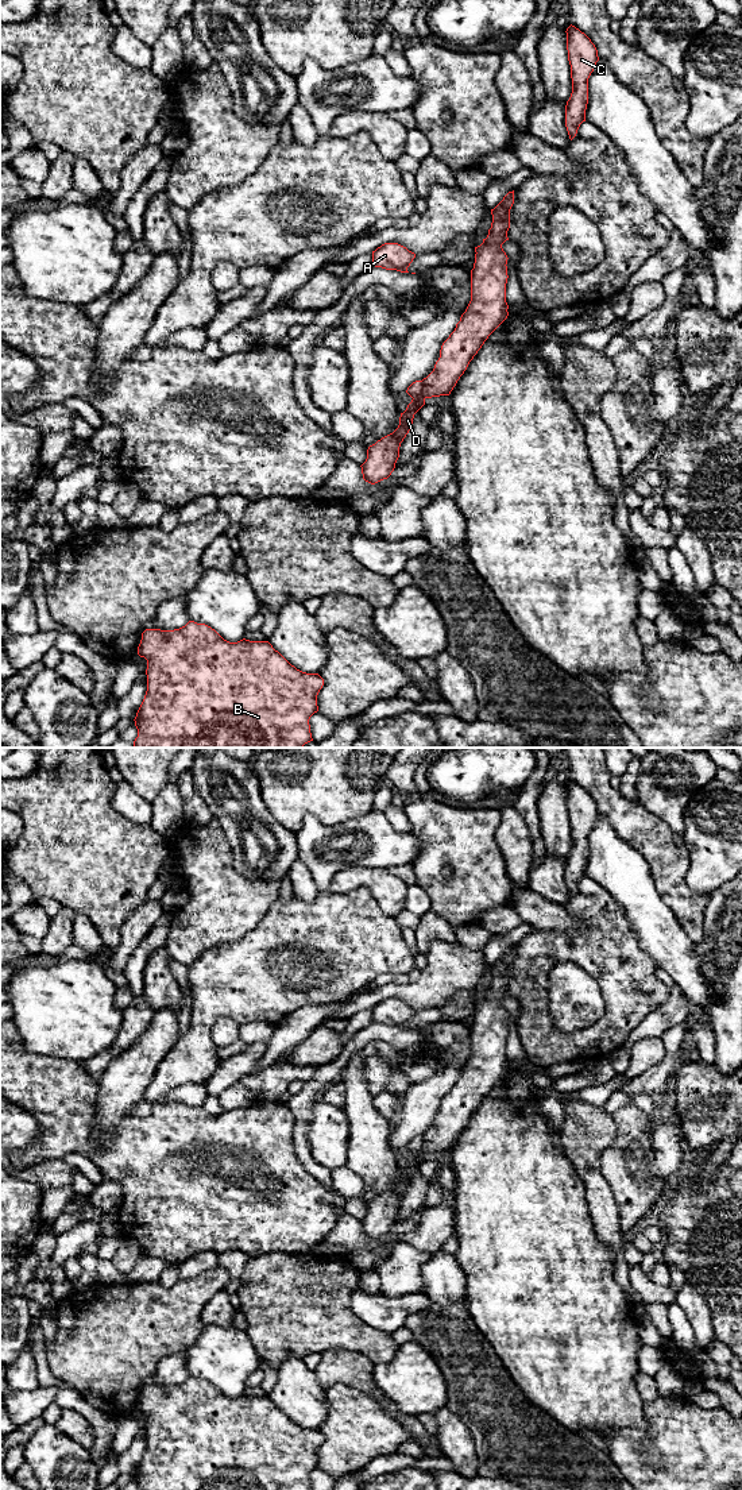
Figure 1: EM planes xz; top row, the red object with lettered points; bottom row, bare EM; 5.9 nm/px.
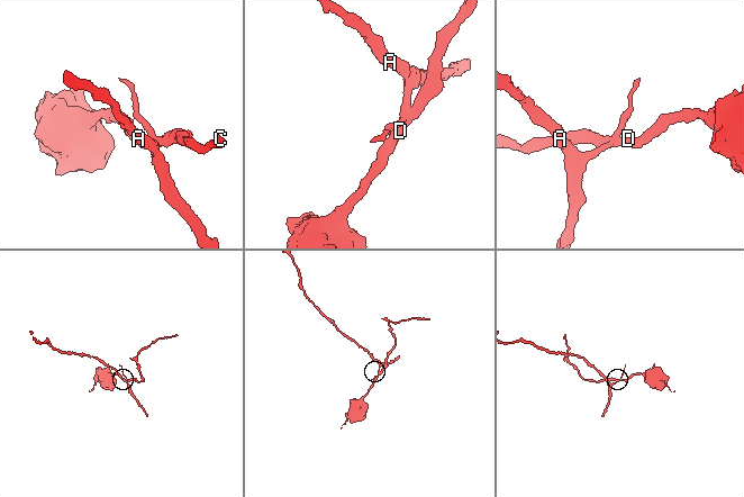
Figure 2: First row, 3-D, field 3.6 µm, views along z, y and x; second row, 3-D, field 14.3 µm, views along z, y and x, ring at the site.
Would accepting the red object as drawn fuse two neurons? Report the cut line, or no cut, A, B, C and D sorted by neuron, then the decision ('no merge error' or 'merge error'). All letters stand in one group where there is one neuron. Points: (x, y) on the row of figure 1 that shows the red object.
cut xz (422, 381), (422, 392), (413, 398); groups A / B C D; merge error

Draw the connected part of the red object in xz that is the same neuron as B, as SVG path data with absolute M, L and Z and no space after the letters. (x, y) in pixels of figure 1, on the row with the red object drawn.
M189 621L185 626L174 630L146 629L142 633L138 655L147 660L147 691L134 719L138 729L134 748L302 748L313 741L309 719L318 711L317 695L324 686L324 679L318 673L297 669L268 641L243 638L229 642L210 626Z

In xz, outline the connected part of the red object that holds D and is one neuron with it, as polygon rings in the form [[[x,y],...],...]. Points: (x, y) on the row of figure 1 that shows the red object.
[[[514,190],[491,209],[492,223],[483,243],[475,247],[475,263],[471,270],[471,301],[456,324],[455,331],[443,343],[433,371],[422,379],[424,390],[401,413],[398,428],[370,445],[367,459],[360,466],[363,479],[375,485],[387,479],[399,458],[399,447],[409,433],[414,414],[426,398],[449,395],[469,362],[488,336],[507,319],[506,302],[507,255],[502,244],[509,240],[510,209]]]

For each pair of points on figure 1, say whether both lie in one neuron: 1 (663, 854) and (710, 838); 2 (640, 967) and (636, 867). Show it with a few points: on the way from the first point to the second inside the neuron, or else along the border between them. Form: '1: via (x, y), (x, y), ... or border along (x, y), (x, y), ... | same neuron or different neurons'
1: border along (680, 836), (688, 850), (687, 877) | different neurons
2: border along (623, 913), (640, 948), (657, 967) | different neurons

